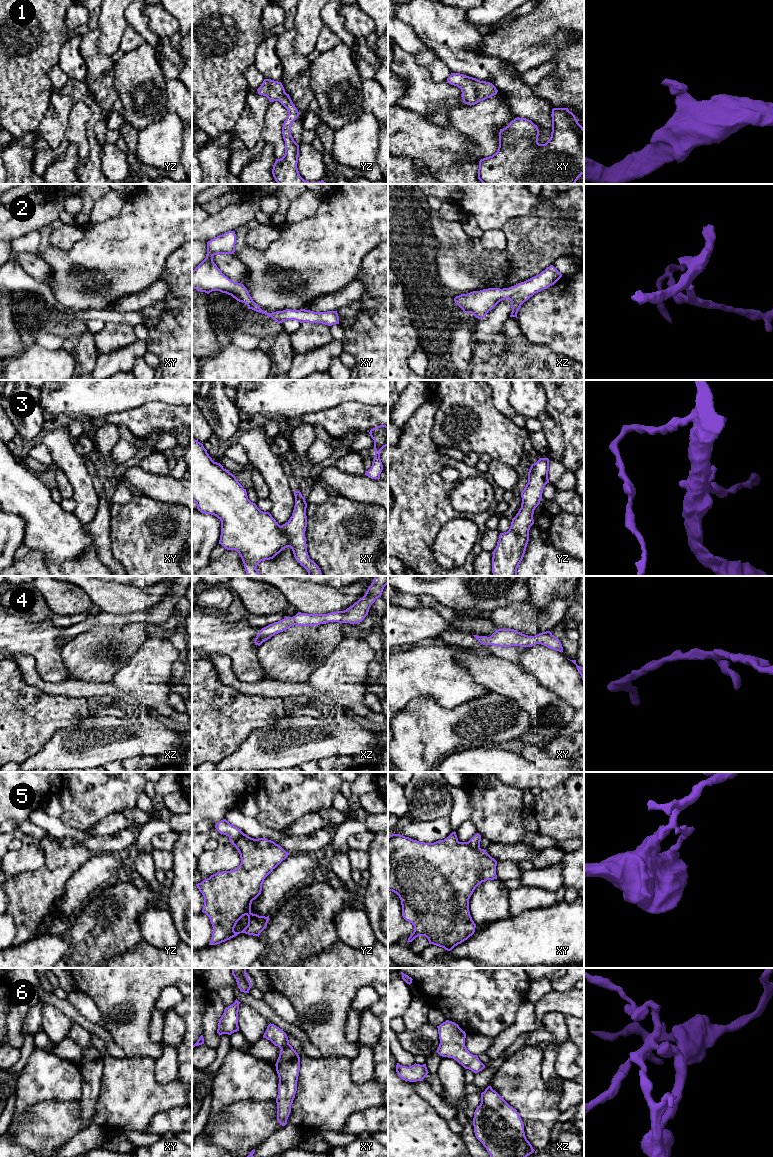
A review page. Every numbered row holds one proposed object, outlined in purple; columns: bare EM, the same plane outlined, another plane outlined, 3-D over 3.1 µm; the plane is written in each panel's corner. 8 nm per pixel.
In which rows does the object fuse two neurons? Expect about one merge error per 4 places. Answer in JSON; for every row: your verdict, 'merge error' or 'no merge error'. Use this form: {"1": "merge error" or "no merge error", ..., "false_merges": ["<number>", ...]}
{"1": "no merge error", "2": "no merge error", "3": "no merge error", "4": "no merge error", "5": "merge error", "6": "no merge error", "false_merges": ["5"]}

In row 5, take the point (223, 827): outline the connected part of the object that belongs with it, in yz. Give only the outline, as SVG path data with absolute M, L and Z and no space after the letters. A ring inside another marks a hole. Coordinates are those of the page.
M226 819L219 821L215 825L215 828L221 835L223 834L228 836L230 843L234 846L236 845L236 841L241 837L250 840L258 847L273 846L276 844L274 841L268 840L266 838L258 838L258 839L251 838L246 834L244 834L239 828L230 824Z

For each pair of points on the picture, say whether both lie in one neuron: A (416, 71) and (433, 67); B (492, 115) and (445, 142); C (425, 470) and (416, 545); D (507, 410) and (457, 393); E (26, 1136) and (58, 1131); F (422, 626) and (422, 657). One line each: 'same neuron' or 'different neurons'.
A: different neurons
B: different neurons
C: same neuron
D: different neurons
E: same neuron
F: different neurons

